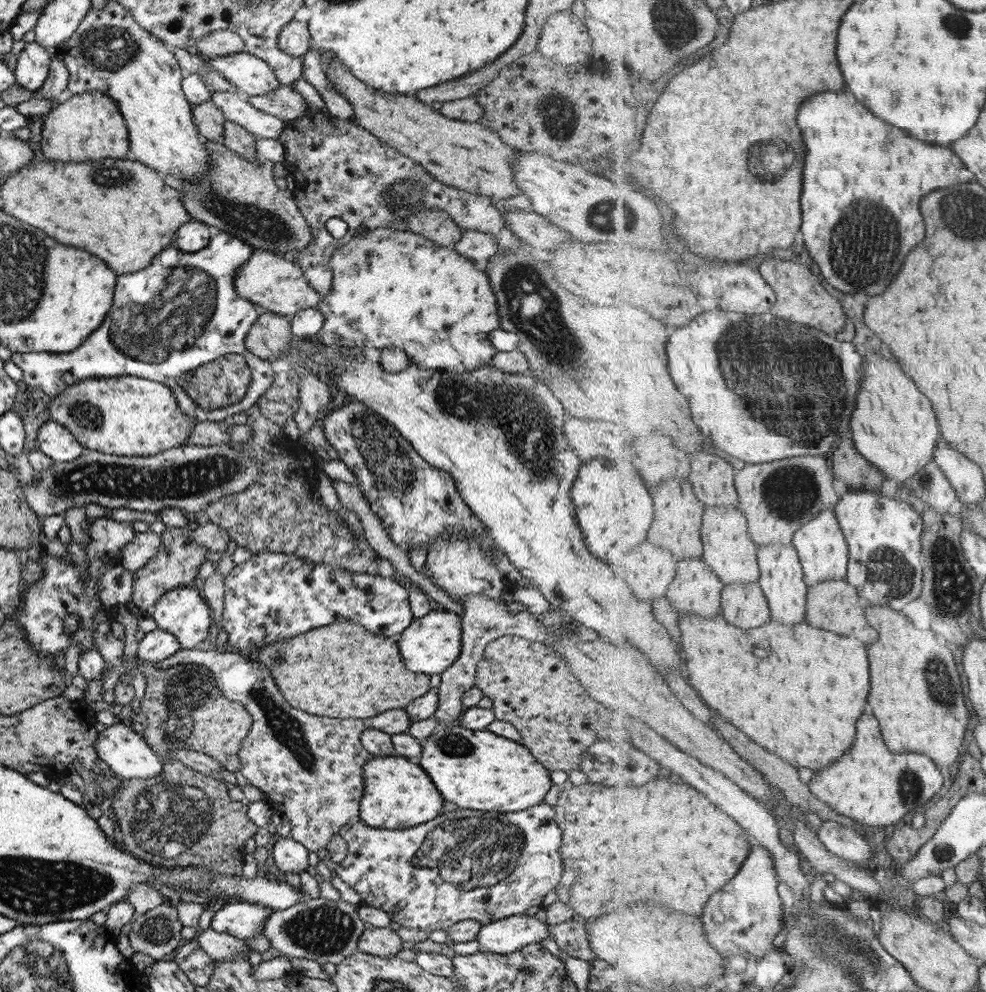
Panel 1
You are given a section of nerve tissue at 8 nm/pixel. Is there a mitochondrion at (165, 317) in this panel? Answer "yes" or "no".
yes

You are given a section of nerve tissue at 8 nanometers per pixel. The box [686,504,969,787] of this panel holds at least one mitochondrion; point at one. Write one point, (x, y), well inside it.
(889, 575)

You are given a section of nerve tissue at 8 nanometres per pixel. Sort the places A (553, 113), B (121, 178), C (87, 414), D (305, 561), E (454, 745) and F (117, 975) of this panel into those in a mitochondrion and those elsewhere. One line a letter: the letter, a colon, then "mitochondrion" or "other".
A: mitochondrion
B: mitochondrion
C: mitochondrion
D: other
E: mitochondrion
F: other

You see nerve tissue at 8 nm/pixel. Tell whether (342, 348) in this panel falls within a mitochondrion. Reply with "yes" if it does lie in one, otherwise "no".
no

